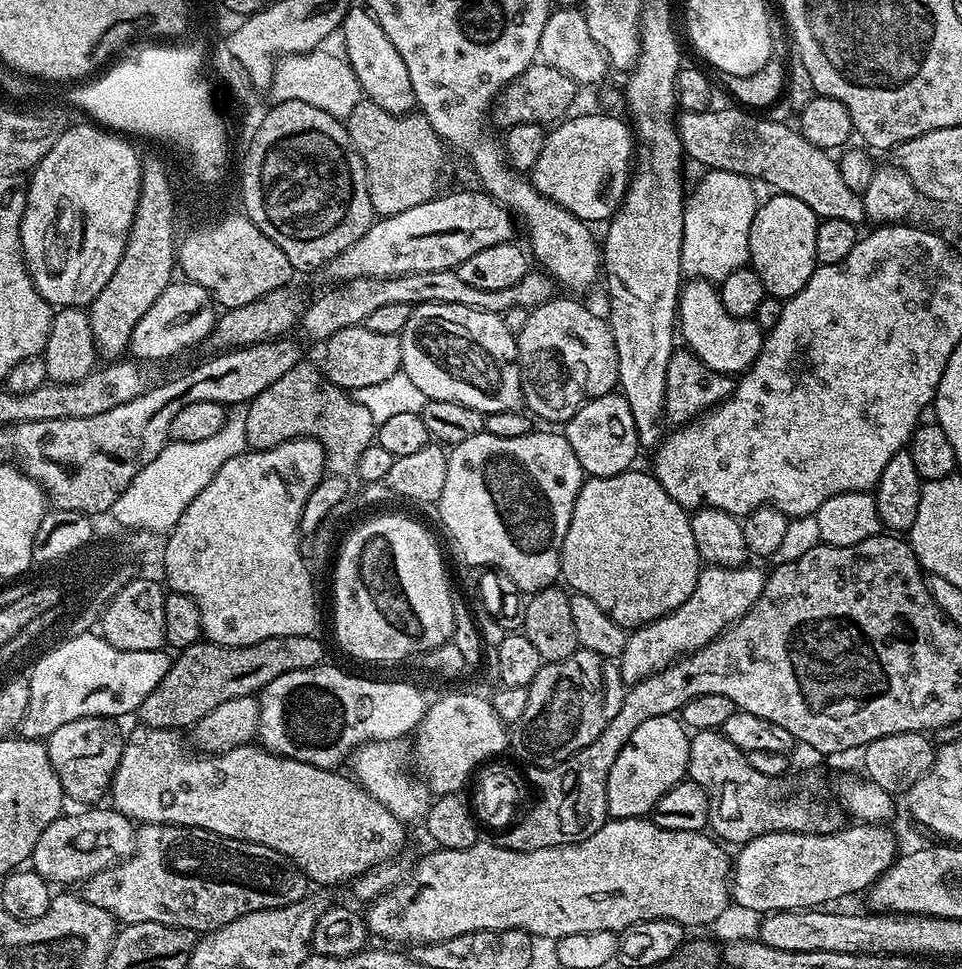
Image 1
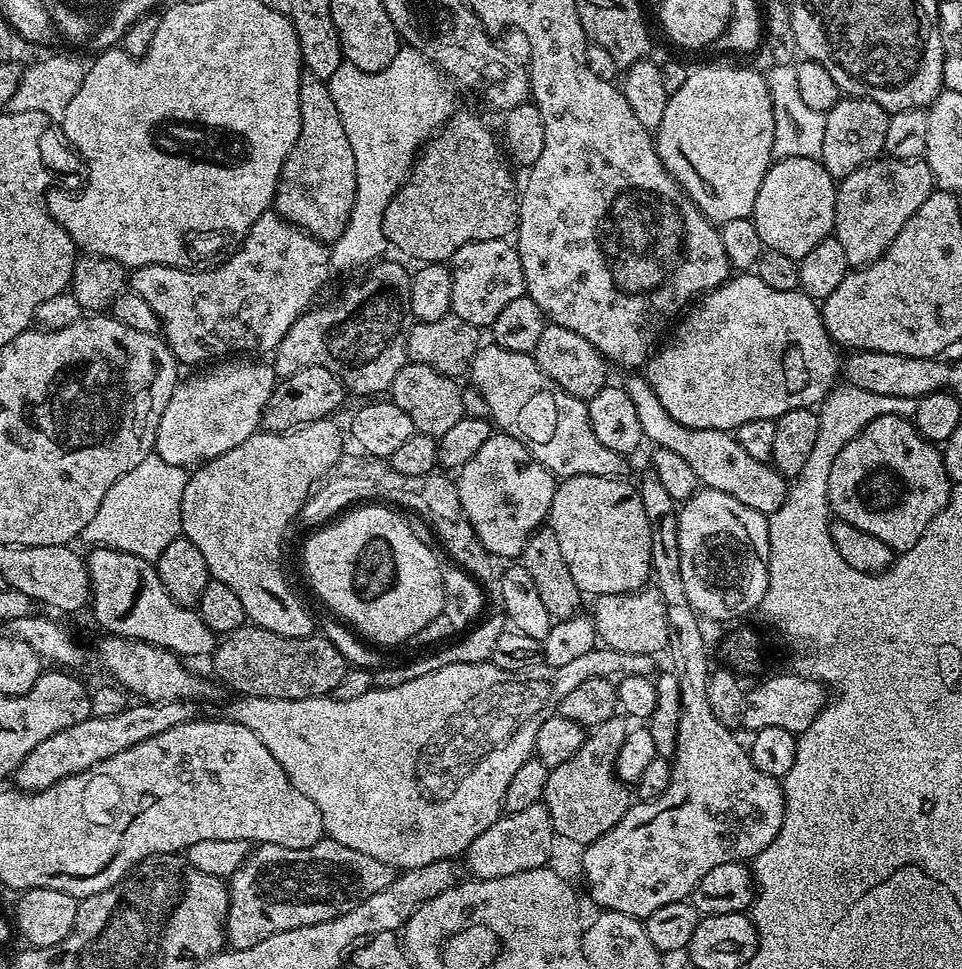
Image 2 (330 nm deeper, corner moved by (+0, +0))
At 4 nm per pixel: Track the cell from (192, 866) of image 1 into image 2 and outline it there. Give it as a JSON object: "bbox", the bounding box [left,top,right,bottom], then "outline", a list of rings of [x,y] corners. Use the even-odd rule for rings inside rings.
{"bbox":[224,838,394,948],"outline":[[[321,838],[314,846],[287,848],[273,844],[253,847],[246,862],[227,881],[228,916],[224,919],[226,940],[233,948],[254,946],[270,934],[326,922],[354,910],[370,894],[390,886],[394,869],[370,854],[350,850],[337,840]]]}

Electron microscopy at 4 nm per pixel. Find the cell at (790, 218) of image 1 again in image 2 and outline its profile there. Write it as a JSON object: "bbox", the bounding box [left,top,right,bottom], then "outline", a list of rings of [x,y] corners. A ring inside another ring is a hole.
{"bbox":[750,158,837,260],"outline":[[[786,158],[776,160],[768,169],[766,178],[762,178],[762,190],[758,190],[758,198],[754,202],[754,210],[750,219],[758,226],[758,238],[762,238],[765,249],[778,250],[778,254],[786,254],[786,258],[801,260],[818,242],[833,235],[836,227],[836,190],[837,181],[831,176],[819,160],[810,158]]]}

